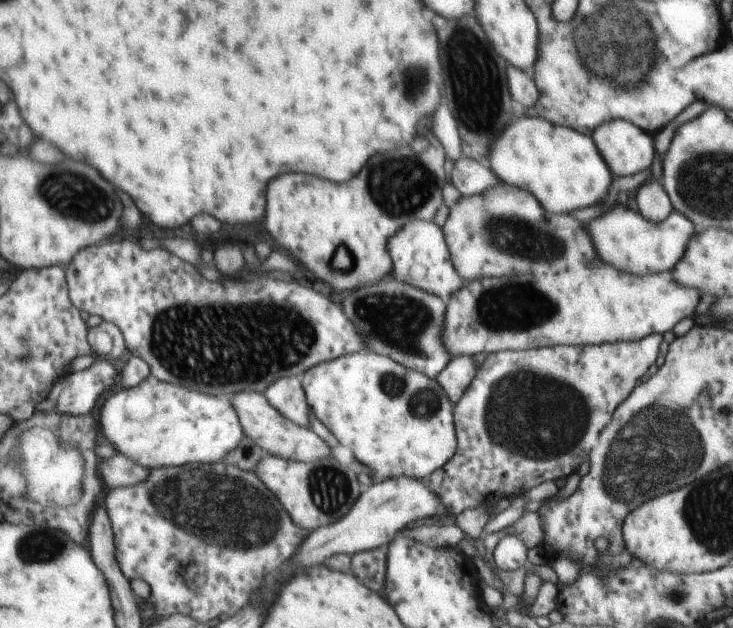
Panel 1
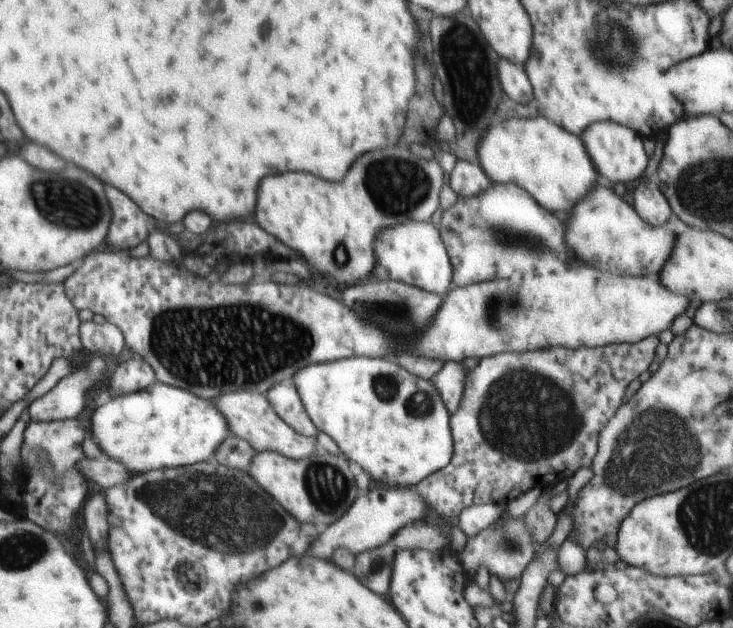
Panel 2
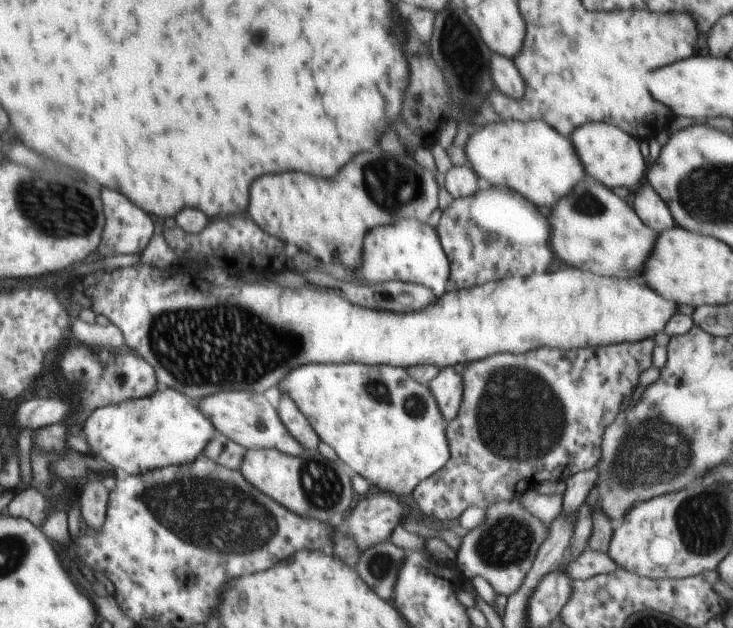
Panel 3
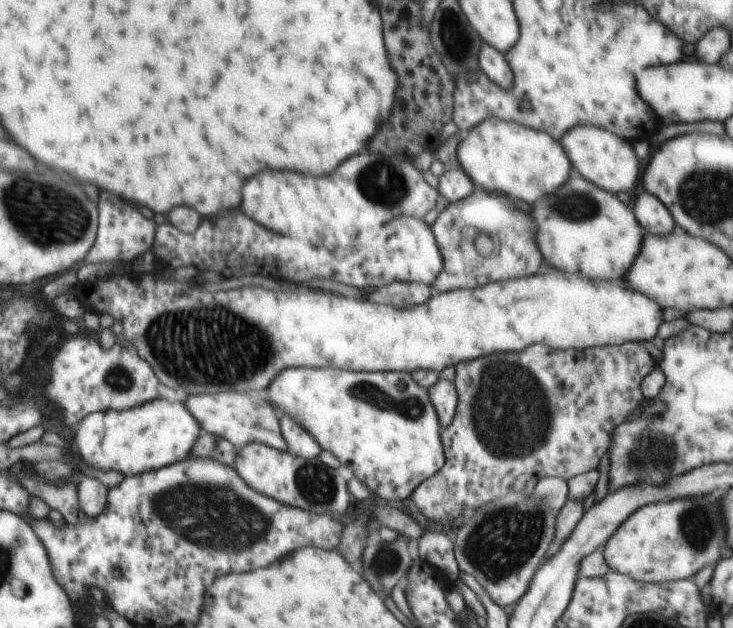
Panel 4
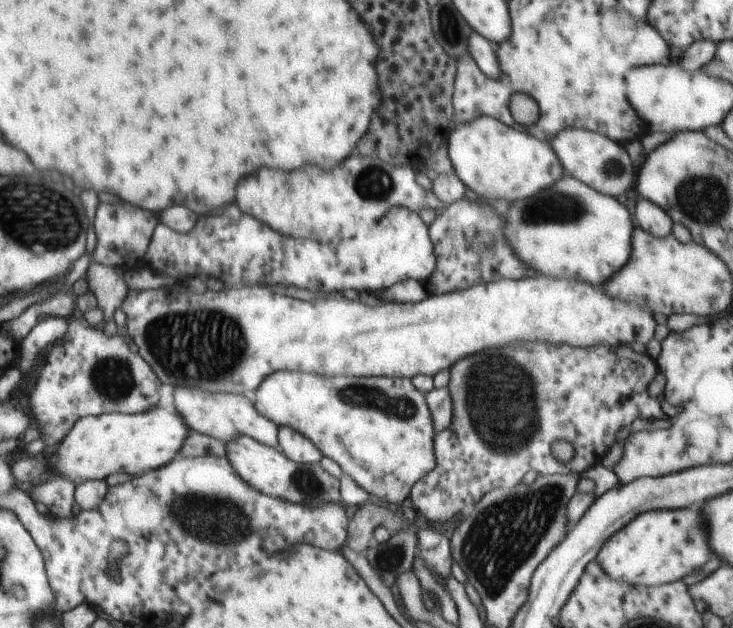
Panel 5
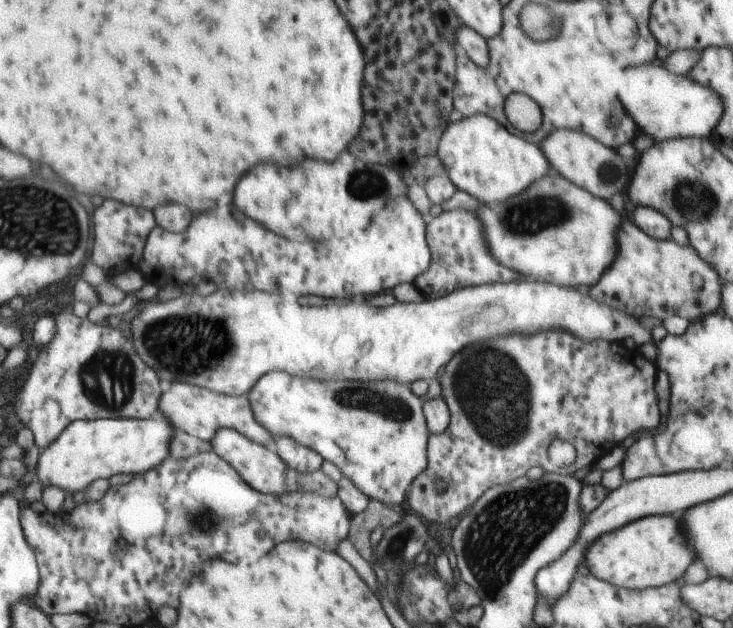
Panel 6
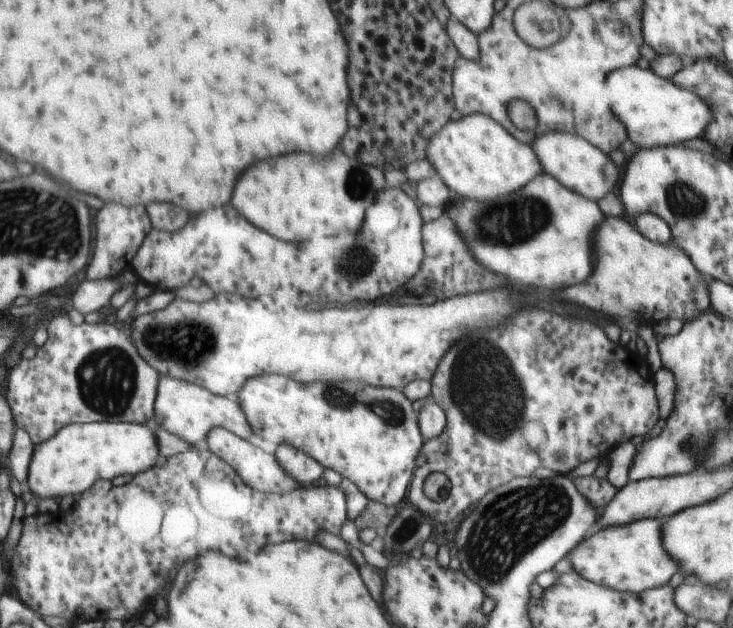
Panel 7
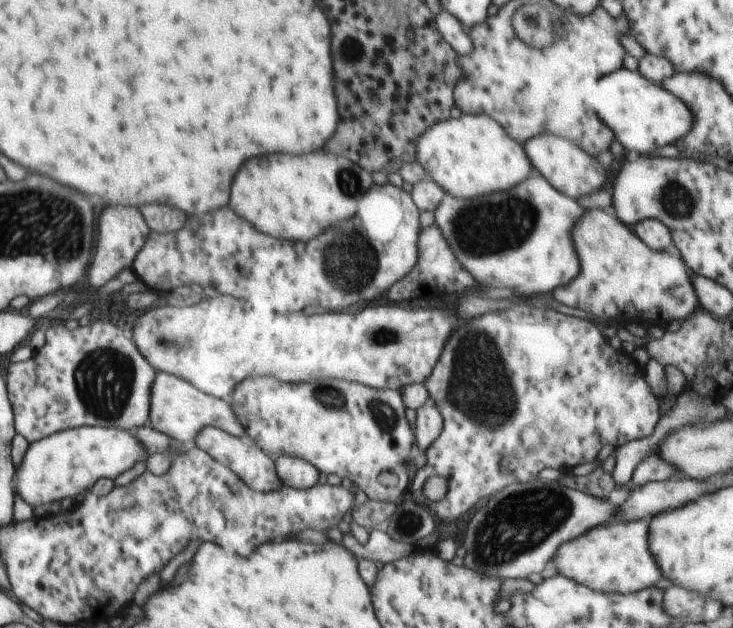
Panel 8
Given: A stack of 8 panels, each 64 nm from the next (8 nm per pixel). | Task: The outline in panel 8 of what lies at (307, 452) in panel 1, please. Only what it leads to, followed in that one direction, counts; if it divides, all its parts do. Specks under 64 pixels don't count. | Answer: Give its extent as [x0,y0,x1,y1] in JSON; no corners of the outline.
[148,368,244,447]

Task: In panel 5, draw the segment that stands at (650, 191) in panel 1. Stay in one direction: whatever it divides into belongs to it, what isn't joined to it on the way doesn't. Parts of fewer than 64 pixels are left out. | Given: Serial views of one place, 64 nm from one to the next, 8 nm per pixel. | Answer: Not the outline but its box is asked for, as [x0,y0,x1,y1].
[634,197,675,236]

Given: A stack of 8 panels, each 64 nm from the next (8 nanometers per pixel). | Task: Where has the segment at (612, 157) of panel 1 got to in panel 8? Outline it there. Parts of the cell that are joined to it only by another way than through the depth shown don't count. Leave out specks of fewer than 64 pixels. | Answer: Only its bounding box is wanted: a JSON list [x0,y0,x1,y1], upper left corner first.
[521,134,609,198]

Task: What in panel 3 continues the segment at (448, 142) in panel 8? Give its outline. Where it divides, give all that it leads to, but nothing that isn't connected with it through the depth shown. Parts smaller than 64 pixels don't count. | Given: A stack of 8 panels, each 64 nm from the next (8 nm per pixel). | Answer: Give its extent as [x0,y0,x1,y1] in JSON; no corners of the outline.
[464,119,586,208]

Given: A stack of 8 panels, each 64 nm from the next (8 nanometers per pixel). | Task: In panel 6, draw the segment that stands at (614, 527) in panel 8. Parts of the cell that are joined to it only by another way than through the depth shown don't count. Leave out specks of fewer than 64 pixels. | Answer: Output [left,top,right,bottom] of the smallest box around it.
[584,515,698,590]

